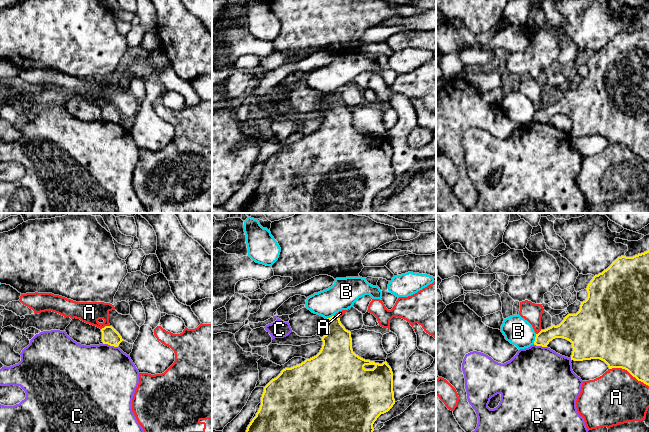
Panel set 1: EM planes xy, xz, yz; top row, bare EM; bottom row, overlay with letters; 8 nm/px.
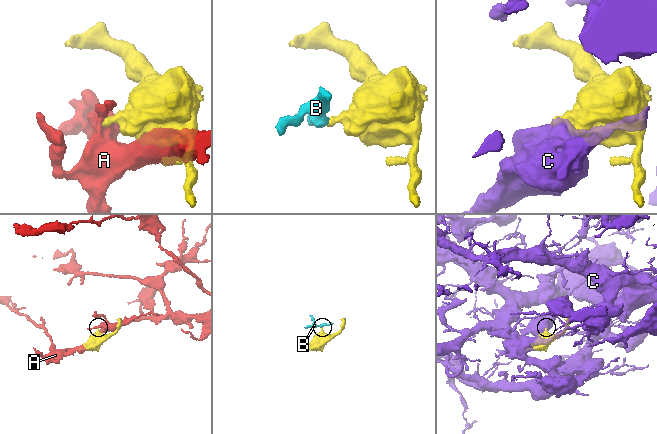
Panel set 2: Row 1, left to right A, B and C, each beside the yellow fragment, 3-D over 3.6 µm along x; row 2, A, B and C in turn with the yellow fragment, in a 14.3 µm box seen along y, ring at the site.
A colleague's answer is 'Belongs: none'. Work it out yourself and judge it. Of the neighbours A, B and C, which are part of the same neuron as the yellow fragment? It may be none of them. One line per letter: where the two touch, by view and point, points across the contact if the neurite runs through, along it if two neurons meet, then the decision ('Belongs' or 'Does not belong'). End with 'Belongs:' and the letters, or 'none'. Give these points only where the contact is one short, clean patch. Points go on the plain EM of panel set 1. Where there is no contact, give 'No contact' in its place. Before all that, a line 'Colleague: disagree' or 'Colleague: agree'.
Colleague: agree
A: Touches yellow at yz (629, 148). Does not belong
B: Touches yellow at yz (535, 115). Boundary: yz (536, 110), (533, 119). Does not belong
C: Touches yellow at xy (110, 121). Does not belong
Belongs: none

